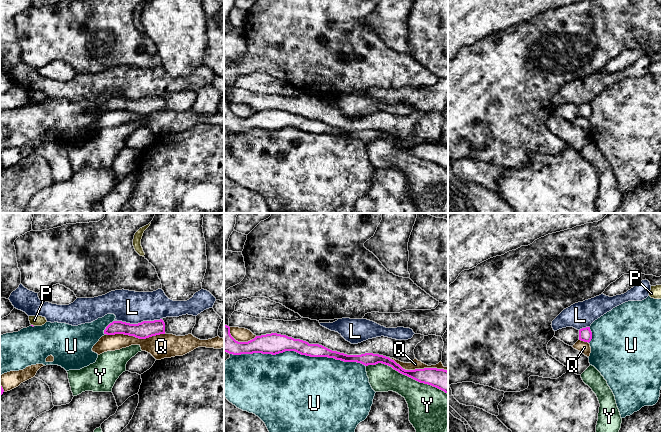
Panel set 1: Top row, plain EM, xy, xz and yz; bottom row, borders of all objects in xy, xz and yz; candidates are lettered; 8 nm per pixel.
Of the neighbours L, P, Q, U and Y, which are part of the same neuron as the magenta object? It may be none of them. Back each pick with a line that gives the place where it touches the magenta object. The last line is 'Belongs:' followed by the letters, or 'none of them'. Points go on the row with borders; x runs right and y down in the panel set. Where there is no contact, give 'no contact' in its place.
Belongs: none of them

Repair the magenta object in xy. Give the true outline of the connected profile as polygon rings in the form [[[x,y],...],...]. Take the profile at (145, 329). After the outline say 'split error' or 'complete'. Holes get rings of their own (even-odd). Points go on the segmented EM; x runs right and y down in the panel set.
[[[162,319],[154,321],[143,321],[138,324],[130,324],[122,321],[113,321],[104,330],[104,334],[124,334],[139,339],[165,334],[165,323]]] | complete

